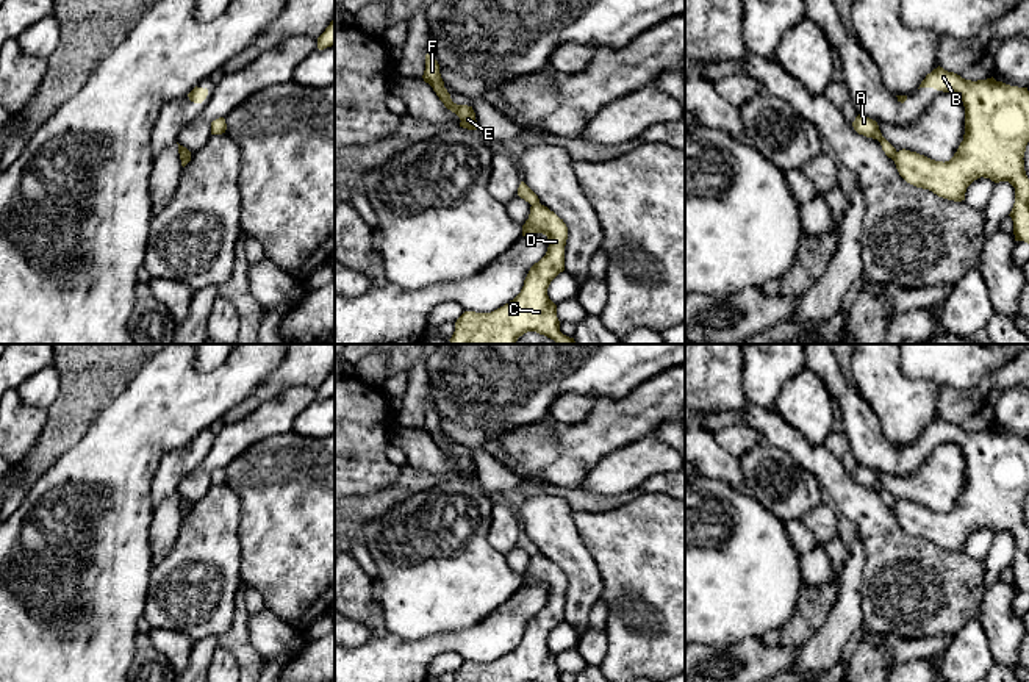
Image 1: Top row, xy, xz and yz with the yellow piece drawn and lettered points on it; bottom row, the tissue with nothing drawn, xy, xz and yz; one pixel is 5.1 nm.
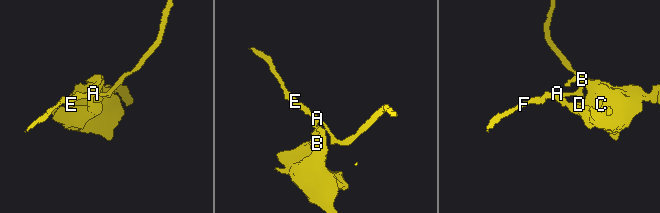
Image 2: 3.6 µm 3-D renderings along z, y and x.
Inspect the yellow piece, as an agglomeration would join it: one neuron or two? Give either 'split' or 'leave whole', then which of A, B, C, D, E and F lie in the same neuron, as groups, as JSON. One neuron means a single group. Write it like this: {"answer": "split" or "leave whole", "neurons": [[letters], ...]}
{"answer": "split", "neurons": [["A", "E", "F"], ["B", "C", "D"]]}

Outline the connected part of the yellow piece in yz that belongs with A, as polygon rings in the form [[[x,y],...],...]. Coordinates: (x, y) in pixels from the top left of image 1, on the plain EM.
[[[859,465],[855,468],[855,471],[852,472],[852,477],[854,477],[854,480],[859,485],[877,490],[880,493],[882,501],[885,502],[885,505],[888,508],[891,508],[891,510],[895,508],[896,499],[882,486],[882,483],[880,483],[879,476],[877,476],[876,471],[869,469],[866,466]]]

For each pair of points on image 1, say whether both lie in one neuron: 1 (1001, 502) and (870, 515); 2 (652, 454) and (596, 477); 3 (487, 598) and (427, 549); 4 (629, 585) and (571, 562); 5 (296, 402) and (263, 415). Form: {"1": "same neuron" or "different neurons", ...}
{"1": "different neurons", "2": "same neuron", "3": "same neuron", "4": "different neurons", "5": "same neuron"}

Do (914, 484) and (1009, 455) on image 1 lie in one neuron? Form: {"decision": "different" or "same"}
{"decision": "different"}

